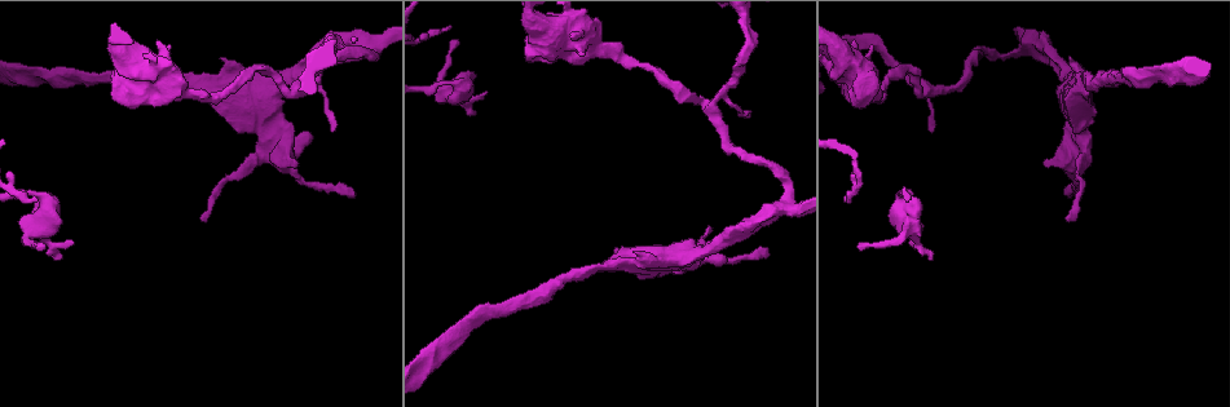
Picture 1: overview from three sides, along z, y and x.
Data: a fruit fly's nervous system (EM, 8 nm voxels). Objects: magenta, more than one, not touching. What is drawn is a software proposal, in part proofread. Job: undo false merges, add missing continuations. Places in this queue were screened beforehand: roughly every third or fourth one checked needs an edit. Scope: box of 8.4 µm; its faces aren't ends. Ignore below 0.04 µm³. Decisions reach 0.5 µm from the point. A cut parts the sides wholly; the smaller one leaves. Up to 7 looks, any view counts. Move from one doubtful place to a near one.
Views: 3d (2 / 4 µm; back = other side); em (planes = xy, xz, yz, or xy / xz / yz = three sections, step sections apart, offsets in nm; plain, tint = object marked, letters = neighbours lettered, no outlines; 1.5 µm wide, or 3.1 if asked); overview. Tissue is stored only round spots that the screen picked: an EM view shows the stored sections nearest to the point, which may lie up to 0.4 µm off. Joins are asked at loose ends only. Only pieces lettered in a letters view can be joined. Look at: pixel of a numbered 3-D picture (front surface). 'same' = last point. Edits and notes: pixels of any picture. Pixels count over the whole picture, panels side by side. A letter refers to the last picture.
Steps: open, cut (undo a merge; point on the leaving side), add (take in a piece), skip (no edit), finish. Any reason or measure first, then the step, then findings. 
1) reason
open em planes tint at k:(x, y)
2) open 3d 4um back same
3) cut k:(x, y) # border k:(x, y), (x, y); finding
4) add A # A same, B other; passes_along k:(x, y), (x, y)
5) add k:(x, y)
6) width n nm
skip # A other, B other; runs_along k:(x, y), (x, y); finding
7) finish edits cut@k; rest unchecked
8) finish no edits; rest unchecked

free end
open 3d 4um at 1:(221, 59)

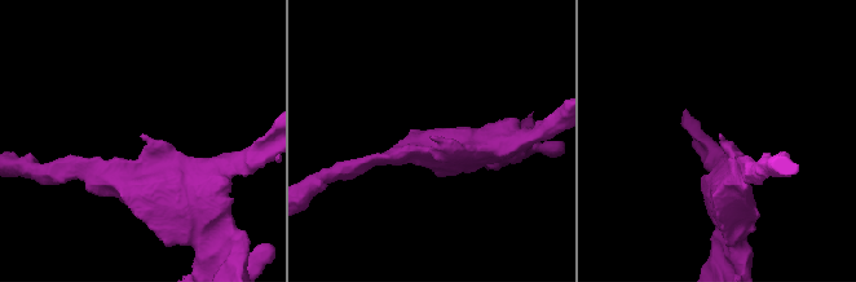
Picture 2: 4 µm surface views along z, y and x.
shape alone is not enough
open em planes plain at 2:(429, 136)

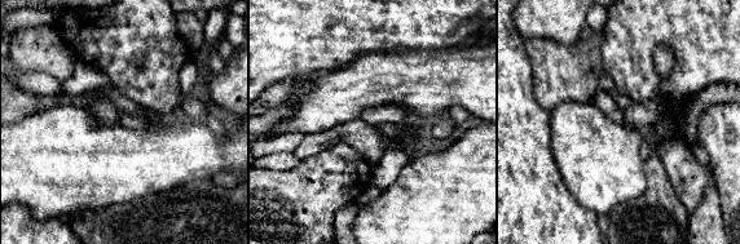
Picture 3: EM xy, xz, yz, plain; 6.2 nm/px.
see the neighbours
open em planes letters same

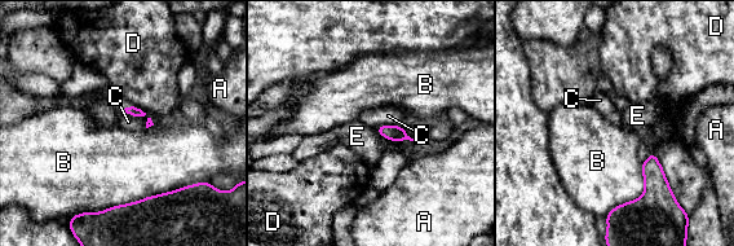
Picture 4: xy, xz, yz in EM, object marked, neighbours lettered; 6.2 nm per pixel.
skip # A other, B other, C other, D other, E other; no lettered piece goes on from it

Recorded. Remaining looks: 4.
abrupt turn
open 3d 4um at 1:(927, 92)

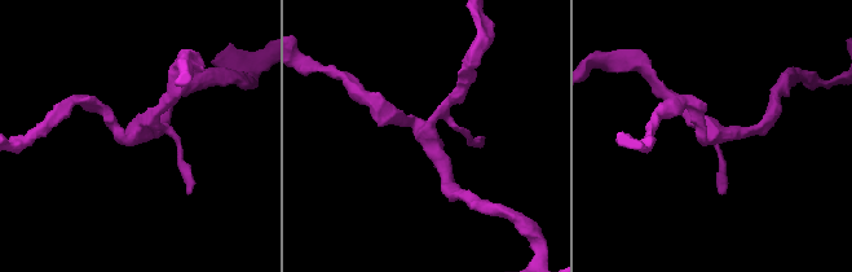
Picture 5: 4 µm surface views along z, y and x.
now the EM
open em yz step 4 letters at 5:(711, 132)

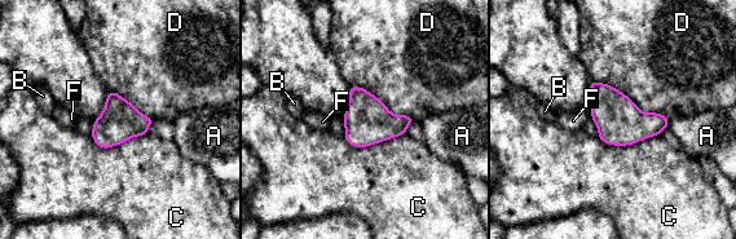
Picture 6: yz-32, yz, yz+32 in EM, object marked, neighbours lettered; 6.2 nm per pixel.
width 260 nm
skip # A other, B other, C other, D other, F other; border 6:(405, 133), (366, 146), (343, 136); continuous, no second neuron

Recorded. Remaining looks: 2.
tapers out
open em yz step 4 letters at 1:(46, 246)

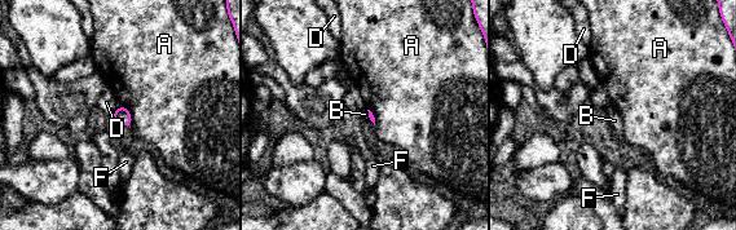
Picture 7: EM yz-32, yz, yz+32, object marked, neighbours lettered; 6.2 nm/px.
cut it another way
open em planes letters same

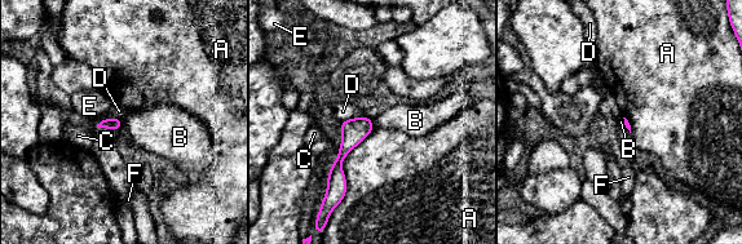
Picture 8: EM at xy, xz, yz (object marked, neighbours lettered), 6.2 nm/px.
skip # A other, B other, C other, D other, E other, F other; no lettered piece goes on from it

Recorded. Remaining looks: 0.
finish no edits; rest unchecked

